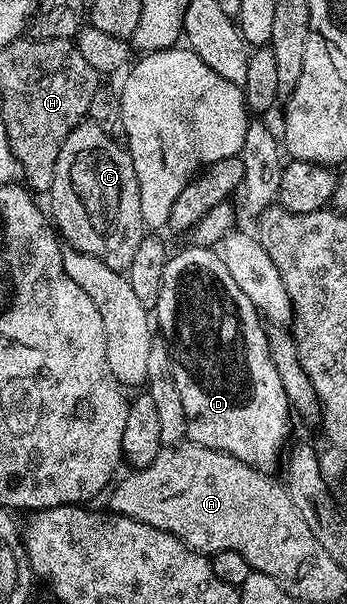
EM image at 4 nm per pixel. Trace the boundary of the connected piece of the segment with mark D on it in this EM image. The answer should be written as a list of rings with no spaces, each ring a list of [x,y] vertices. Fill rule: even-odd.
[[[187,246],[186,251],[182,251],[179,255],[171,254],[166,260],[166,268],[164,269],[164,281],[160,285],[160,297],[158,298],[158,305],[156,308],[156,327],[160,330],[161,338],[166,340],[166,348],[170,354],[170,360],[172,361],[172,377],[176,377],[176,390],[180,392],[180,401],[184,401],[184,417],[186,418],[186,439],[191,443],[197,443],[200,447],[207,447],[213,451],[223,451],[228,453],[232,457],[236,457],[240,461],[245,463],[251,463],[258,471],[263,473],[273,472],[273,467],[277,465],[278,458],[283,458],[284,449],[282,446],[286,443],[286,438],[290,435],[290,415],[292,419],[292,408],[290,406],[290,399],[284,393],[284,384],[280,382],[280,373],[276,373],[276,365],[272,365],[272,353],[268,349],[268,337],[266,336],[266,327],[264,326],[263,316],[252,305],[252,301],[248,301],[248,293],[244,293],[244,289],[240,289],[240,285],[236,285],[236,281],[232,278],[232,273],[228,273],[228,269],[224,266],[224,261],[218,256],[217,250],[208,247],[192,247]]]

